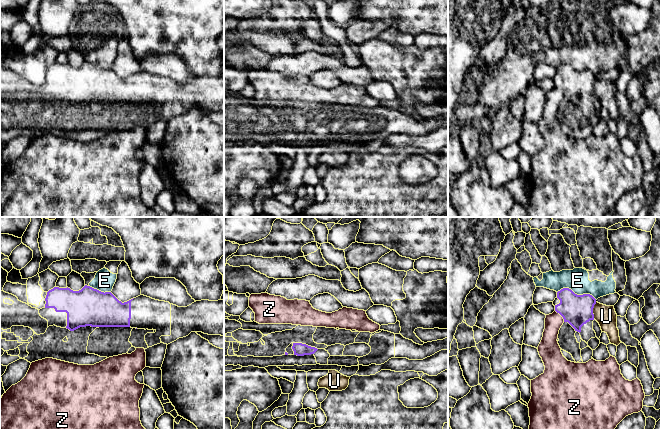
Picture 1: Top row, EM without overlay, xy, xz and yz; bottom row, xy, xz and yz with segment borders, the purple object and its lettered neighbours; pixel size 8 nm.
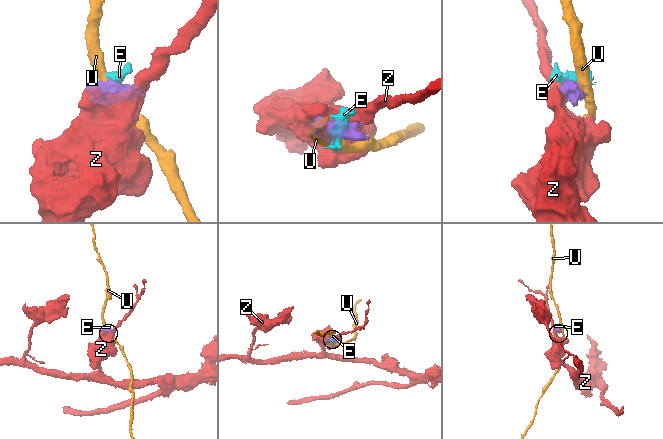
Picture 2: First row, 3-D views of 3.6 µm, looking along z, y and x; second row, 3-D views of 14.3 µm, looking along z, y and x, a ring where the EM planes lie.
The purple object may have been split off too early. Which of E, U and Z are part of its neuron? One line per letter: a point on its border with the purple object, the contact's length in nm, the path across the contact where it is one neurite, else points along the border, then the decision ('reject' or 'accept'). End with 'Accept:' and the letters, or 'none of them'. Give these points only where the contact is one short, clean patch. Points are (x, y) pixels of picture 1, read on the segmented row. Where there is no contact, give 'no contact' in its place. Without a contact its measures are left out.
E: meets purple in yz at (576, 294); contact 320 nm long; border along yz (557, 291), (570, 288), (577, 294), (591, 294), (596, 299); reject
U: meets purple in yz at (592, 310); contact 140 nm long; border along yz (596, 302), (593, 308), (593, 318); reject
Z: meets purple in yz at (561, 315); contact 120 nm long; reject
Accept: none of them

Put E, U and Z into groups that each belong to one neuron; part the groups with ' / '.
E / U / Z

